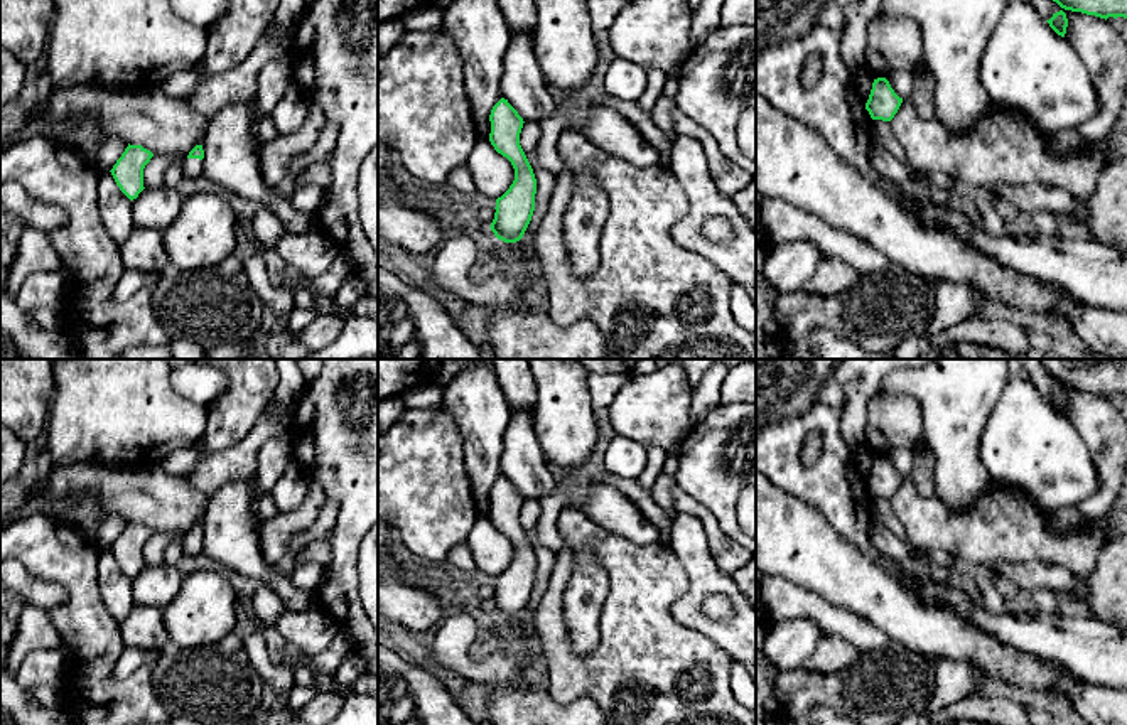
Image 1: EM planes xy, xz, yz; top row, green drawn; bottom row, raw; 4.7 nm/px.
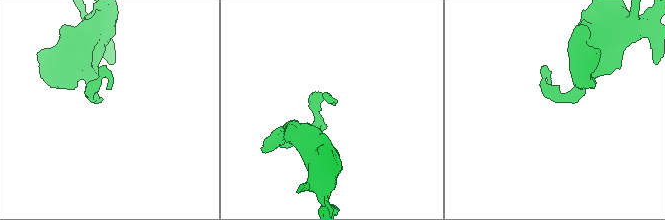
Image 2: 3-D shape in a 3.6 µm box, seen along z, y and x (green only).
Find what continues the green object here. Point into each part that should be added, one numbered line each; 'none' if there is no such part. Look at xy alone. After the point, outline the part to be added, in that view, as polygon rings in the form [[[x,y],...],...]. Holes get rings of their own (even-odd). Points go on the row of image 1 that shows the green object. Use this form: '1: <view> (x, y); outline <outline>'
1: xy (193, 167); outline [[[184,158],[181,164],[182,164],[182,169],[184,169],[184,177],[186,179],[196,179],[199,175],[204,175],[202,160]]]

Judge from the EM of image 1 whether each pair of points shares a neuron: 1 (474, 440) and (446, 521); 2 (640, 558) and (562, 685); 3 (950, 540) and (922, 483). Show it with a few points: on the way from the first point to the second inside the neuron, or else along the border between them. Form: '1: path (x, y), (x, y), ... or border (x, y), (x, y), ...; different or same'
1: border (456, 427), (461, 435), (461, 456), (476, 504); different
2: path (640, 592), (636, 622), (596, 663); same
3: border (908, 477), (920, 494), (935, 494); different

